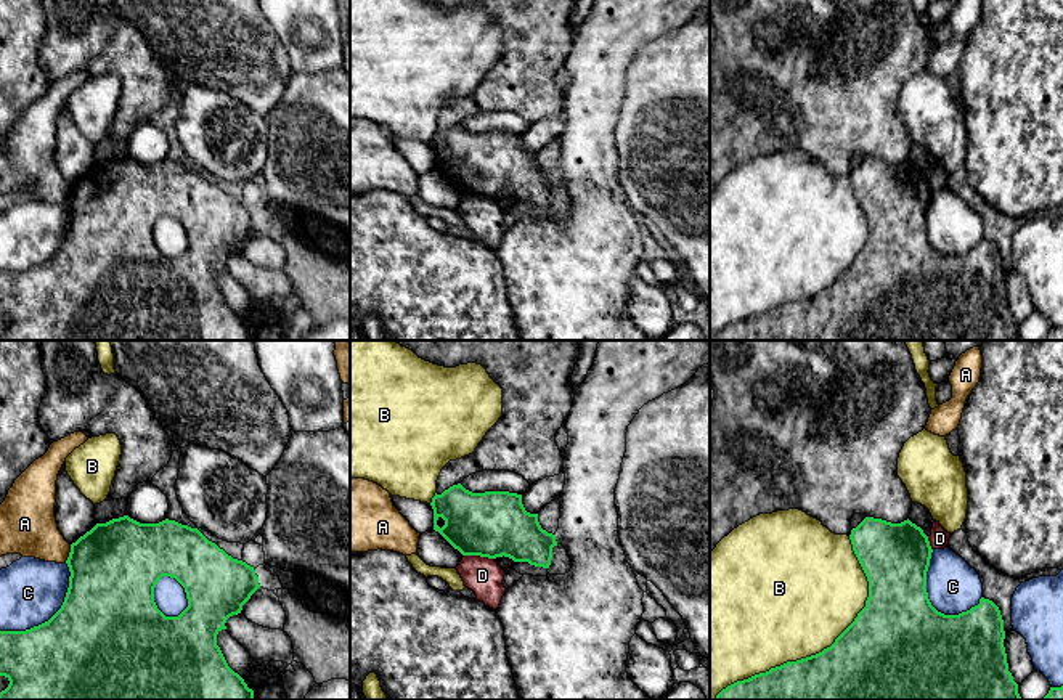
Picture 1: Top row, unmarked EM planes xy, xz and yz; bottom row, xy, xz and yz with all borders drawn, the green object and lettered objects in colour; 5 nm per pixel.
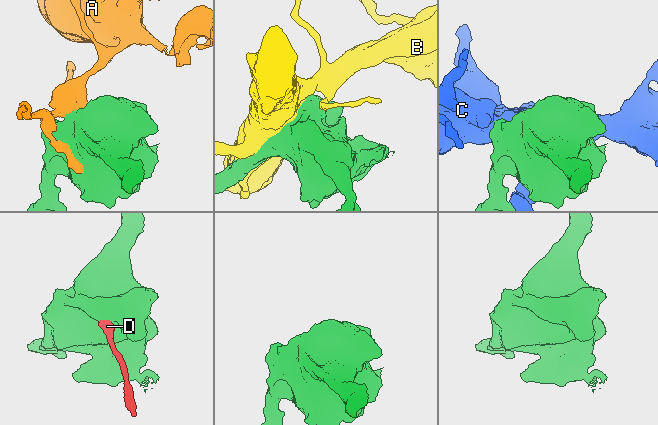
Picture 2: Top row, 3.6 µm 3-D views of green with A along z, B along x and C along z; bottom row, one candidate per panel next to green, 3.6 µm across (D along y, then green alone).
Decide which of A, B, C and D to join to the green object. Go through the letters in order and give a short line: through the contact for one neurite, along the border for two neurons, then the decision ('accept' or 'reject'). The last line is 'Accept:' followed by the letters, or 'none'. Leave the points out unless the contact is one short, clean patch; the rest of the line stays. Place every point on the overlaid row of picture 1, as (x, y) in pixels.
A: reject
B: reject
C: reject
D: accept
Accept: D

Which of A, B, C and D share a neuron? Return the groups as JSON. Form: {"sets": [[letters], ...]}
{"sets": [["A"], ["B"], ["C"], ["D"]]}

